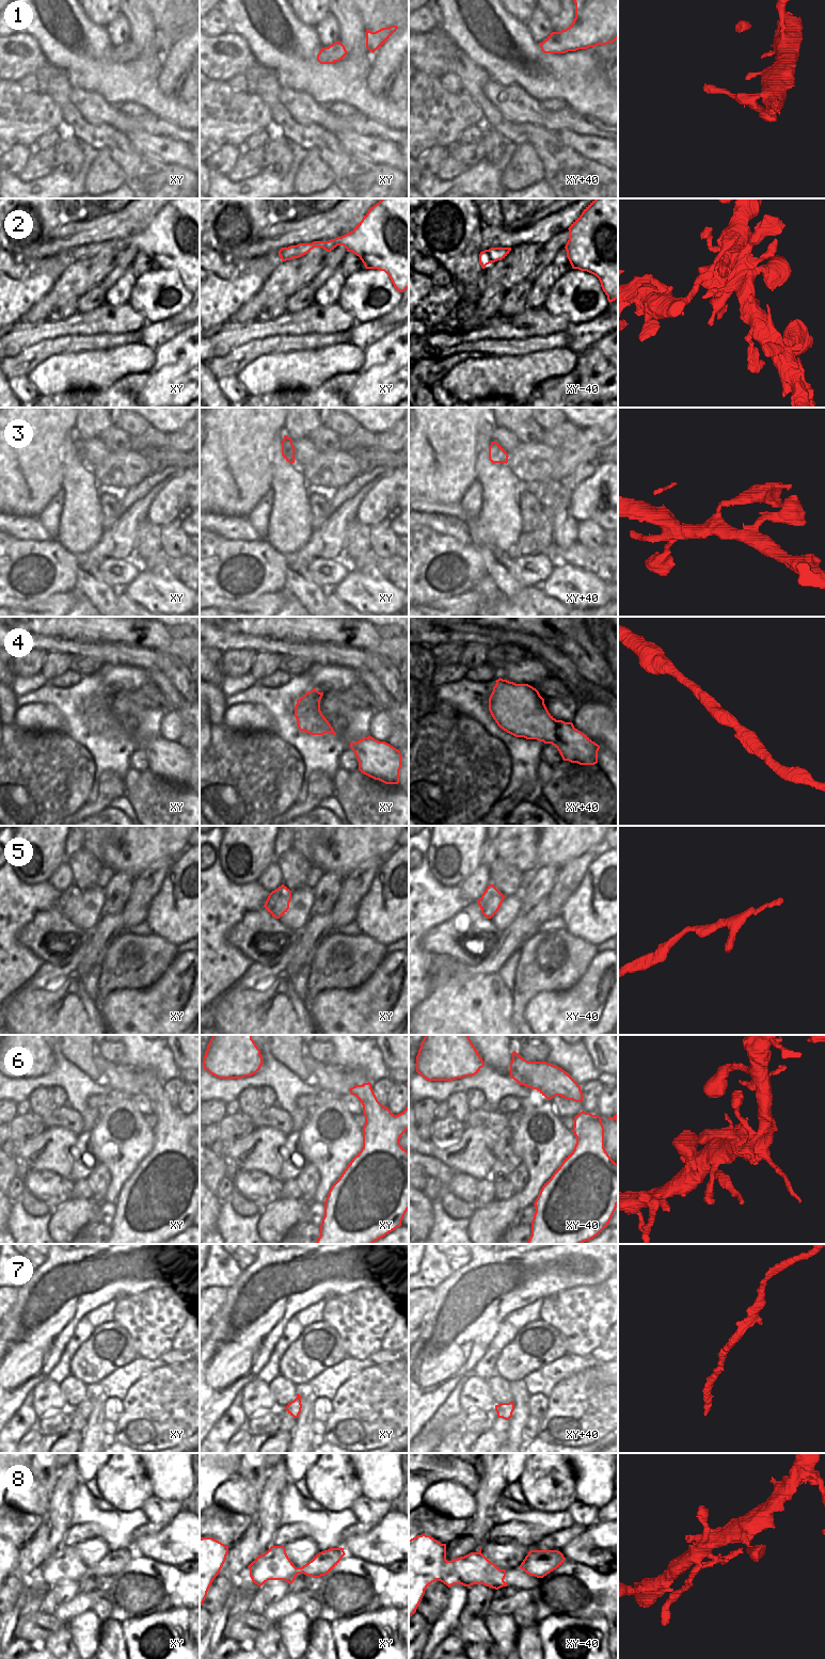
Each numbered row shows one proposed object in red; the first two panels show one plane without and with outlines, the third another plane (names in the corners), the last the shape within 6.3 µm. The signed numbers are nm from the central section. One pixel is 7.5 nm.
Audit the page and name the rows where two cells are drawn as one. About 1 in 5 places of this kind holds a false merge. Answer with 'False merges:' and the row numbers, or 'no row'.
False merges: 8

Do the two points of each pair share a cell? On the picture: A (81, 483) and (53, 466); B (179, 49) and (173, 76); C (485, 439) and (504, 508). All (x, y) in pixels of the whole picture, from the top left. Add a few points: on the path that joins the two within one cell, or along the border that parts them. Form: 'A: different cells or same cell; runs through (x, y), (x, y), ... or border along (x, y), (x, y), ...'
A: different cells; border along (61, 445), (62, 488)
B: same cell; runs through (179, 56), (175, 69)
C: same cell; runs through (482, 456), (486, 471), (498, 483), (501, 491)

